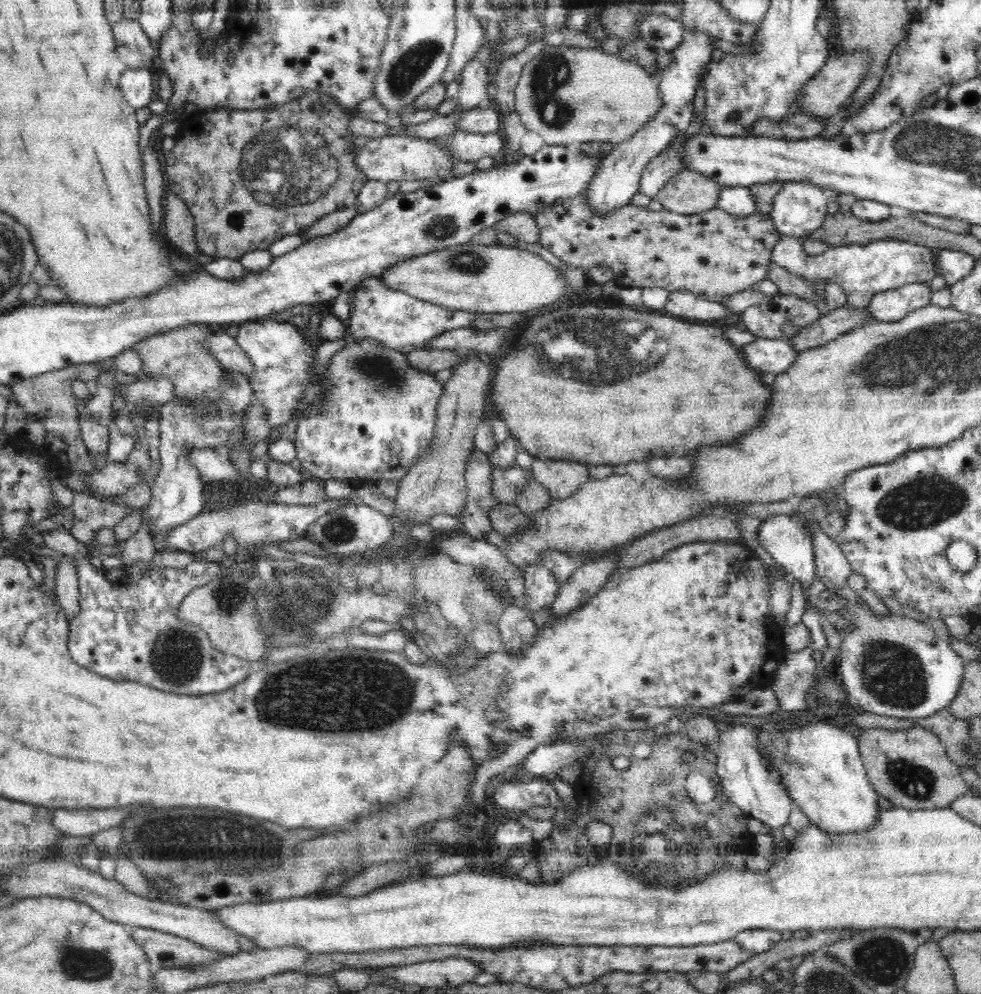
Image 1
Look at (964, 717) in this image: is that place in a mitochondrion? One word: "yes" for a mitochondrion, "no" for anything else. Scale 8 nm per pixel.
no

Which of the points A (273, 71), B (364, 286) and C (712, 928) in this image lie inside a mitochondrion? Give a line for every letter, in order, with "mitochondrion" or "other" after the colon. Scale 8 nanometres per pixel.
A: other
B: other
C: other

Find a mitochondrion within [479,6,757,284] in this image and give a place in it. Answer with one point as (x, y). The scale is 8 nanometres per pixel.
(552, 71)

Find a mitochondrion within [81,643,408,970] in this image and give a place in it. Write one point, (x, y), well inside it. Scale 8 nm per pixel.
(236, 839)

